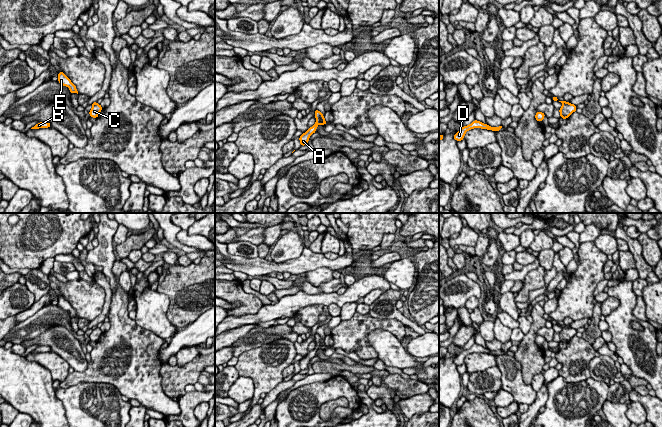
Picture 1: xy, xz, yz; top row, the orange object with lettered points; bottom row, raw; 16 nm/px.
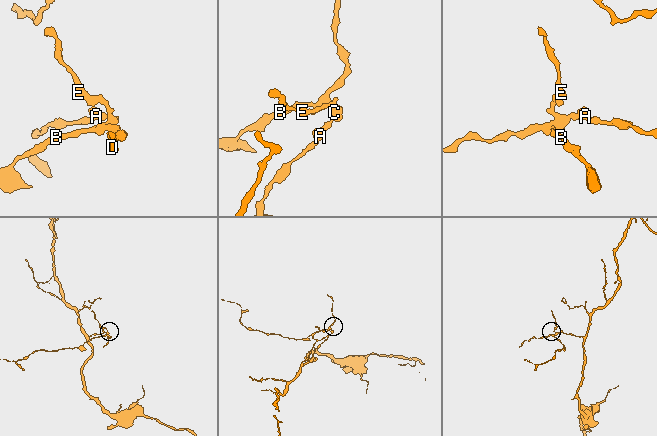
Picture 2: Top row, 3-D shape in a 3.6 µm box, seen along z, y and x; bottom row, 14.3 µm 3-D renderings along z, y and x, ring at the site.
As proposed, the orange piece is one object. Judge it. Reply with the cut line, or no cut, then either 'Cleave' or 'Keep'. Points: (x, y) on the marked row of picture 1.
Split along xz (320, 113), (320, 121), (318, 123). Cleave

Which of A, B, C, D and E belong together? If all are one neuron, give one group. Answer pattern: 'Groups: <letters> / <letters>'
Groups: A E / B C D

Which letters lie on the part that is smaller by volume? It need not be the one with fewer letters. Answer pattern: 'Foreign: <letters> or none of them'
Foreign: B, C, D

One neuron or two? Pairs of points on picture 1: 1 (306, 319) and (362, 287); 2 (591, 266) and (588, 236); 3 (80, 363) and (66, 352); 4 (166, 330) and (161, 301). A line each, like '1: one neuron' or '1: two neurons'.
1: two neurons
2: two neurons
3: one neuron
4: one neuron

